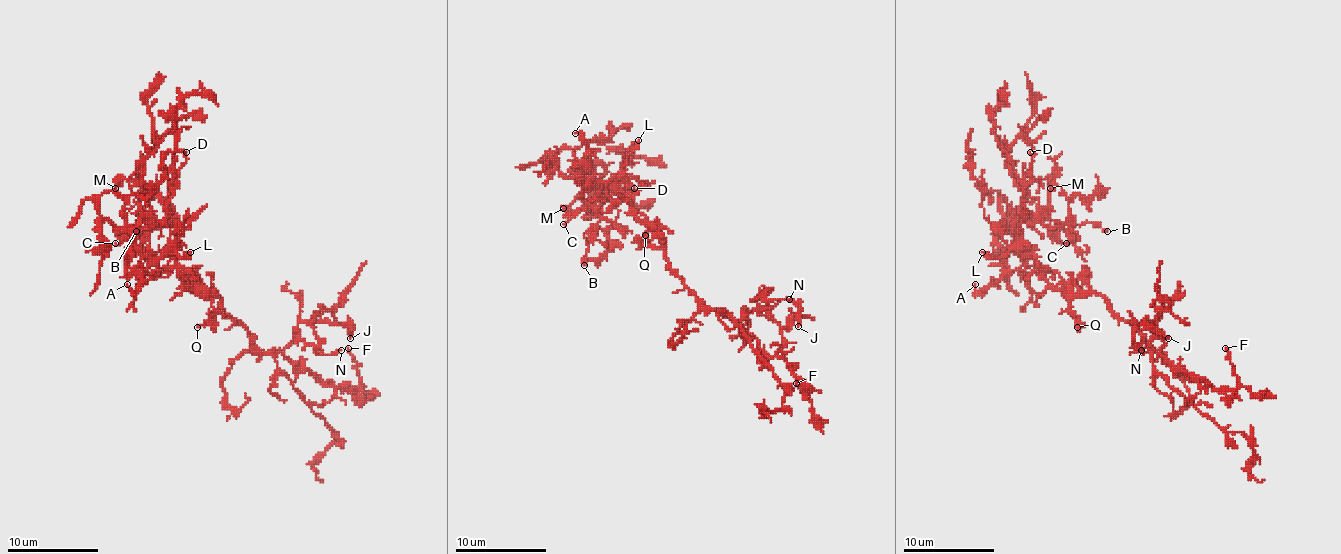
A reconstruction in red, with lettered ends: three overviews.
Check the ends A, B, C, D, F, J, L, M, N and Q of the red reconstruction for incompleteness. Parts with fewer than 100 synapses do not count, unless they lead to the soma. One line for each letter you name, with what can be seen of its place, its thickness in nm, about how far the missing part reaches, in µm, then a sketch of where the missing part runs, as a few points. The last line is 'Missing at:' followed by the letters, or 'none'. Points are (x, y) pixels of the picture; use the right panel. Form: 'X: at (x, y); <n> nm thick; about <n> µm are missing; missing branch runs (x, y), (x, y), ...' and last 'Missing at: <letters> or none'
Missing at: none

